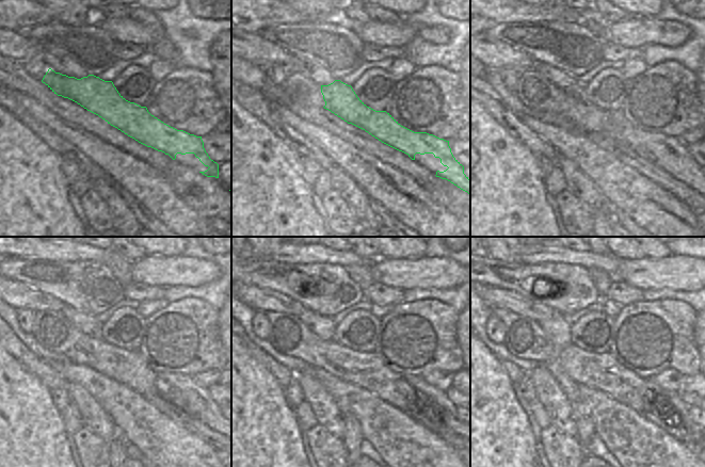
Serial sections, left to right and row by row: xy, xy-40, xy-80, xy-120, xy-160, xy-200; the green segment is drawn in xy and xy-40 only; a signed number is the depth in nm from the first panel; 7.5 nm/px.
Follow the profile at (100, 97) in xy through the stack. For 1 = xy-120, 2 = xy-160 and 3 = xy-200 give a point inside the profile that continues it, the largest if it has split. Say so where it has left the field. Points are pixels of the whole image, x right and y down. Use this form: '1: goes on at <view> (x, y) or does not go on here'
1: goes on at xy-120 (185, 383)
2: goes on at xy-160 (416, 382)
3: goes on at xy-200 (684, 407)

